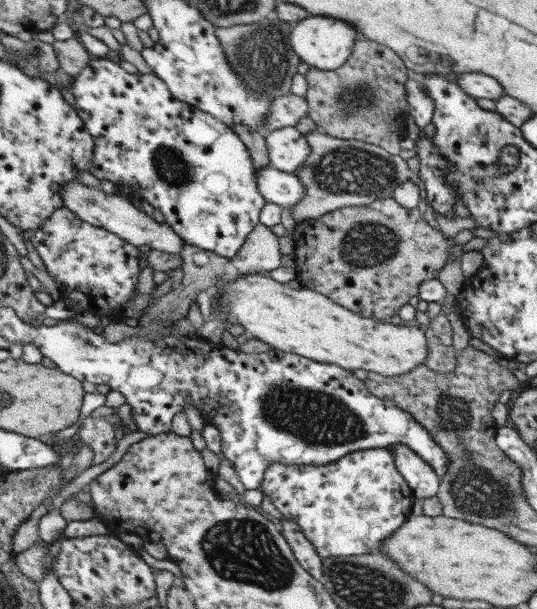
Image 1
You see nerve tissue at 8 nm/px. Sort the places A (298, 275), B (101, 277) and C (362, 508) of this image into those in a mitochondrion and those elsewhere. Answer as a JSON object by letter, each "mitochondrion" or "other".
{"A":"other","B":"other","C":"mitochondrion"}

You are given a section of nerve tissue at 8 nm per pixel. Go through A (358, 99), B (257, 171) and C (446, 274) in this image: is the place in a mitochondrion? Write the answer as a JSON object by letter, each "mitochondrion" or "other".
{"A":"mitochondrion","B":"other","C":"other"}

